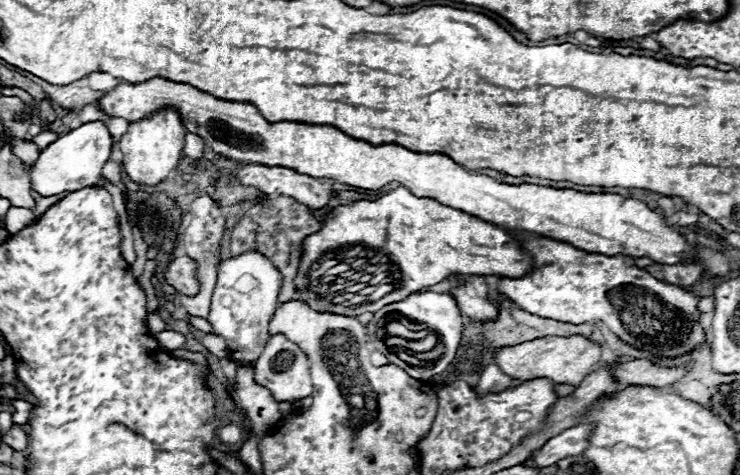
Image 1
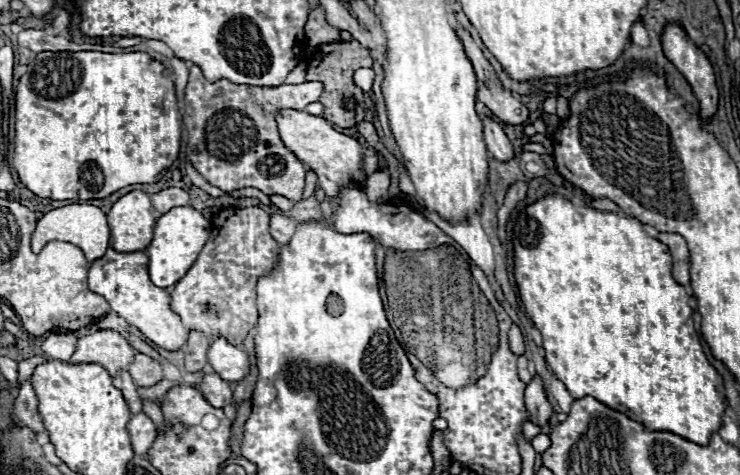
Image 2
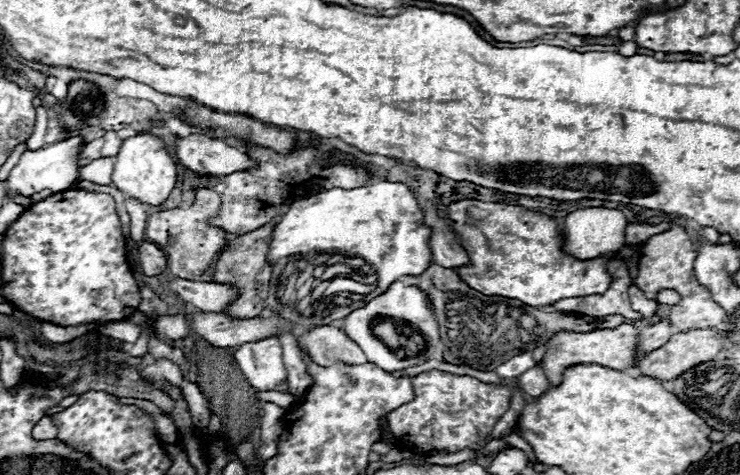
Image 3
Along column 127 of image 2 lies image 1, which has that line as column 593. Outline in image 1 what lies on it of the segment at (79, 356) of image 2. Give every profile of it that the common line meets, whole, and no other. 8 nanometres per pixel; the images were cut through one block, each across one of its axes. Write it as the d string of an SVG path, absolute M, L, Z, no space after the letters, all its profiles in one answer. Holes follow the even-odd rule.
M582 334L572 336L544 336L530 342L522 342L512 348L502 348L496 354L496 364L502 372L506 372L512 378L518 380L536 380L536 378L548 378L556 384L570 384L578 386L586 374L594 370L594 366L600 360L600 344L594 340L588 340Z

